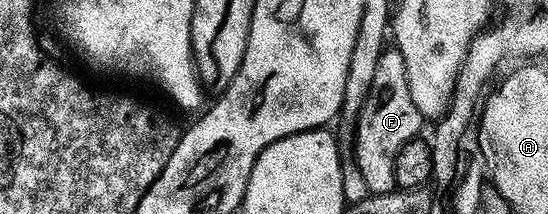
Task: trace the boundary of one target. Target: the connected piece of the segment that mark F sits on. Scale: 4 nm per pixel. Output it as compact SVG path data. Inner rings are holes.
M395 47L385 48L378 59L369 93L365 97L365 102L362 103L360 113L354 120L356 142L352 145L353 154L351 153L351 156L354 158L358 170L362 171L370 194L390 193L396 189L394 159L398 156L399 149L406 143L410 143L410 139L421 136L420 124L422 124L420 112L418 107L414 107L414 99L410 99L410 83L406 83L406 63L402 63L402 55Z

